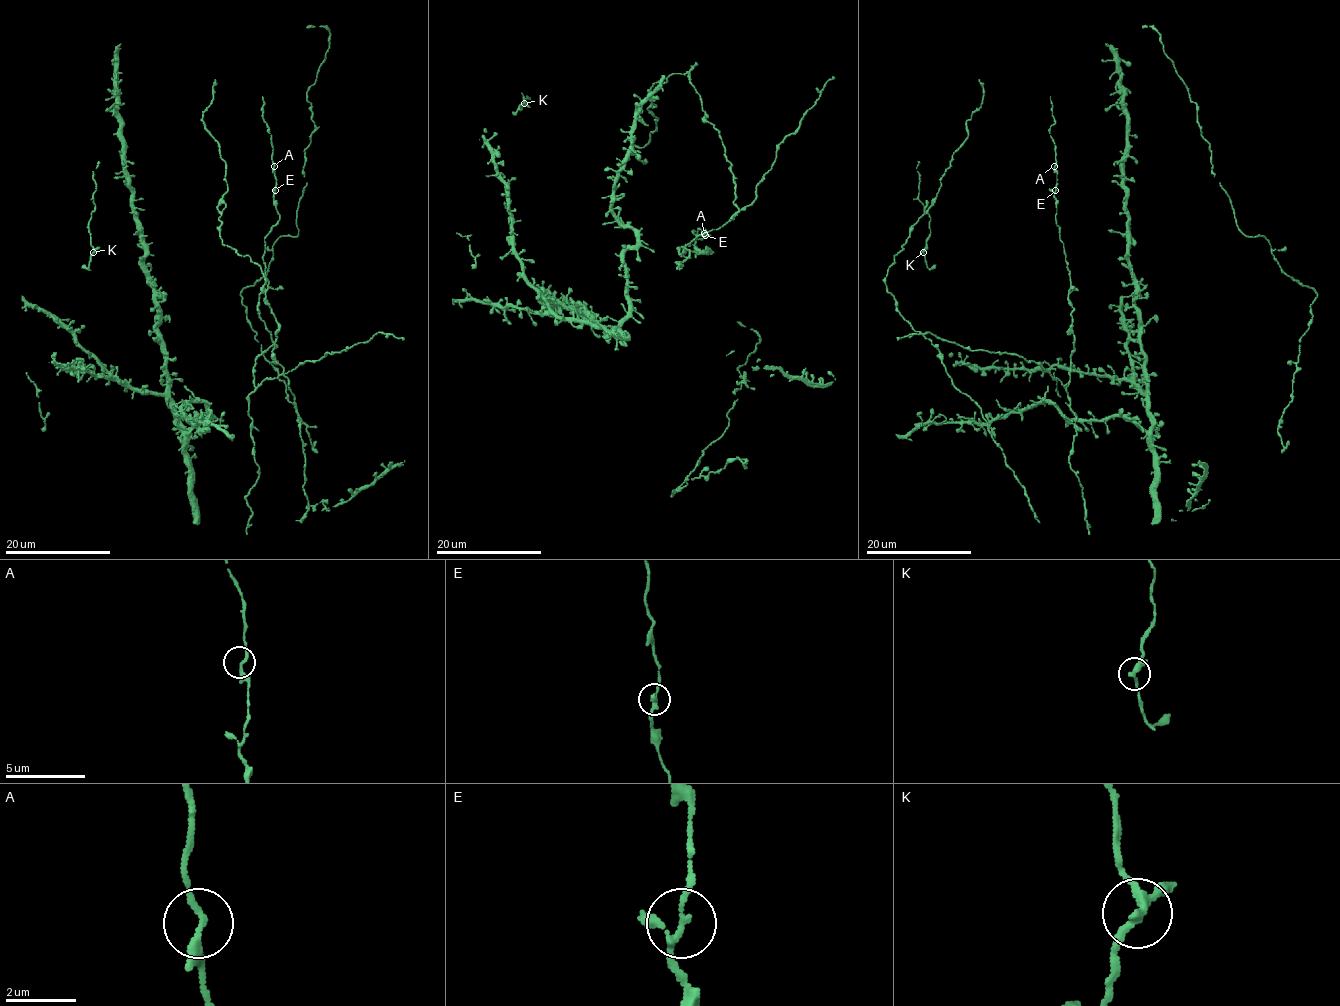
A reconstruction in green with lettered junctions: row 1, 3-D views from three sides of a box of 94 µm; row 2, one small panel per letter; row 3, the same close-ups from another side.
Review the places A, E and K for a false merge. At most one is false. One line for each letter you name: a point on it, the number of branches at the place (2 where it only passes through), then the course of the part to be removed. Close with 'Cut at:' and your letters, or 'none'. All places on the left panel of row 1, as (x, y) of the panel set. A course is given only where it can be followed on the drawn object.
Cut at: none

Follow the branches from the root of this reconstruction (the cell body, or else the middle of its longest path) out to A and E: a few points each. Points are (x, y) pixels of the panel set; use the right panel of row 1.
A: (1059, 238), (1055, 220), (1056, 171), (1054, 166)
E: (1059, 238), (1055, 191)

